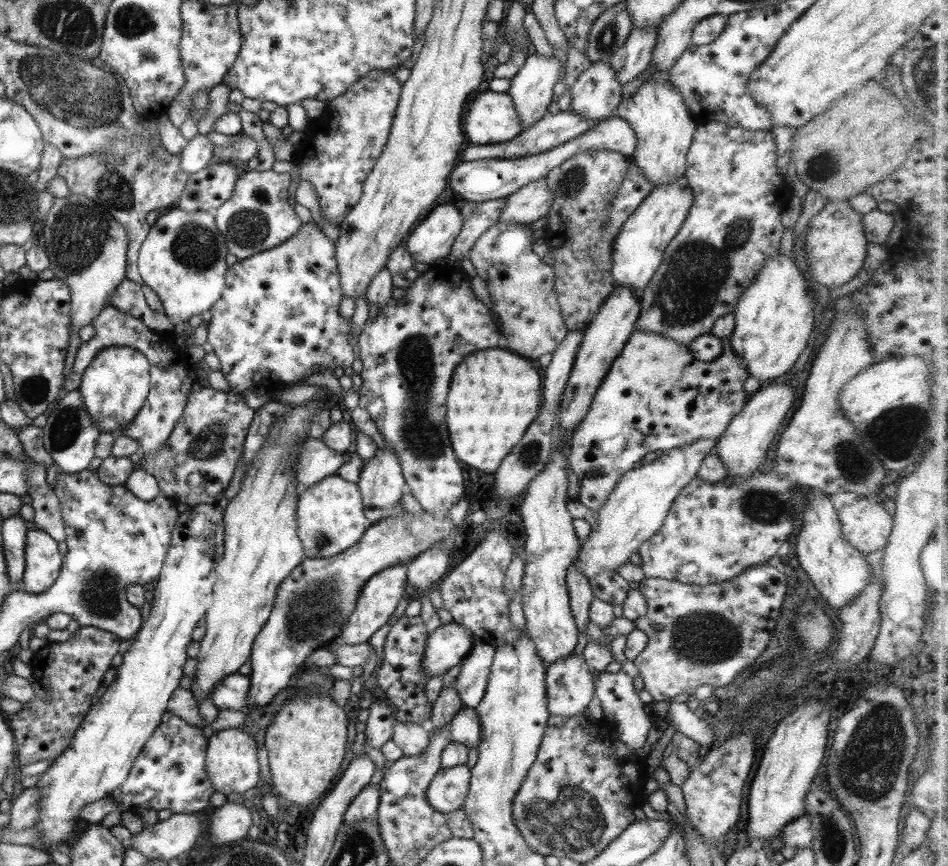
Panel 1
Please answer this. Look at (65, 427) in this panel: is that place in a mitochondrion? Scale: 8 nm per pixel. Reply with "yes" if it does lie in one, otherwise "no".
yes

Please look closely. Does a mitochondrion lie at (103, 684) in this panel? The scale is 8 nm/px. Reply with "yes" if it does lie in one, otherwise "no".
no

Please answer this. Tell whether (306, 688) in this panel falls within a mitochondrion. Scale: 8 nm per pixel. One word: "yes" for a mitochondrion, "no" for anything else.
yes

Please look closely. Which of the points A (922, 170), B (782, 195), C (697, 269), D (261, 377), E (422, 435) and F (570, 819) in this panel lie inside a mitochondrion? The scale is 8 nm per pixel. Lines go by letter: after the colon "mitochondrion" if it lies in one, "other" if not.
A: other
B: other
C: mitochondrion
D: other
E: mitochondrion
F: mitochondrion

